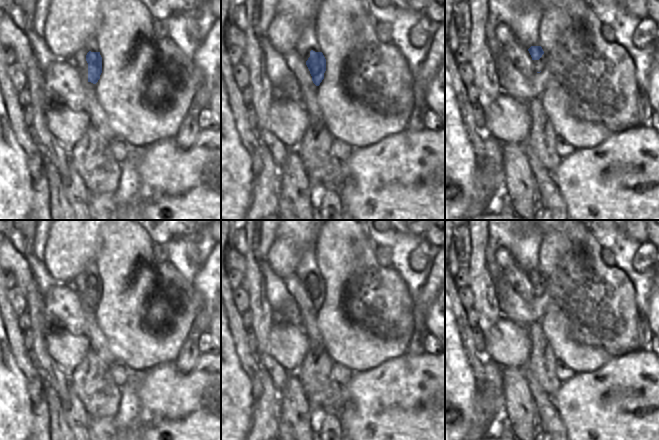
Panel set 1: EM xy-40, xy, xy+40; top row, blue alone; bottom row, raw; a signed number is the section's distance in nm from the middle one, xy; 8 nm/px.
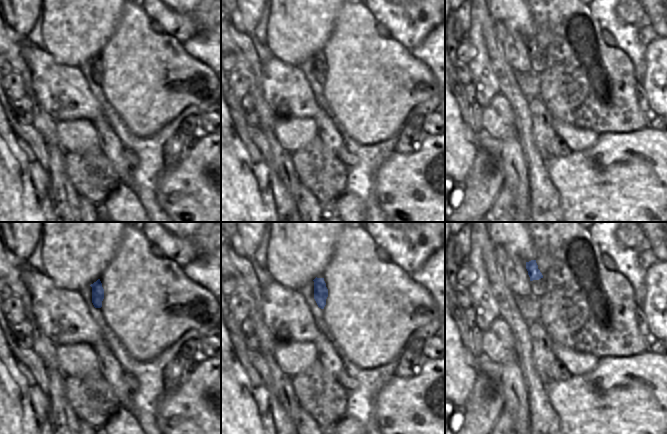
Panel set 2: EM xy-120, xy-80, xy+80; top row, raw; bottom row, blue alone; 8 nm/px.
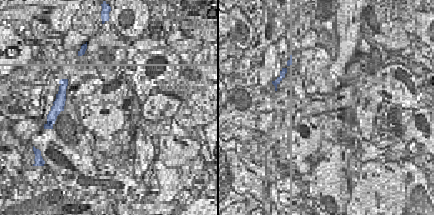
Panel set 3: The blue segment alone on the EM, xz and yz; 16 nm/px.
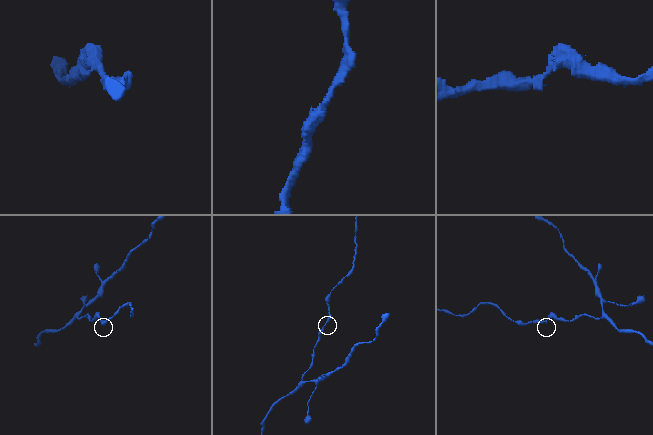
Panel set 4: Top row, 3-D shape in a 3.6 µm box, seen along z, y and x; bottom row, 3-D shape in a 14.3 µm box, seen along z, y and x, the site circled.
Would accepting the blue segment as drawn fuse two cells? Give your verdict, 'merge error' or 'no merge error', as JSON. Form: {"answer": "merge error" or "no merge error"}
{"answer": "no merge error"}

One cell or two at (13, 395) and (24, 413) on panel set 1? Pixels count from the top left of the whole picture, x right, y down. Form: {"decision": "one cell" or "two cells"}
{"decision": "one cell"}

